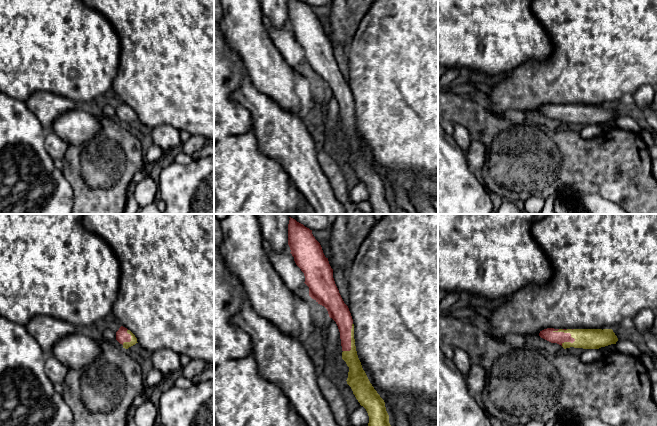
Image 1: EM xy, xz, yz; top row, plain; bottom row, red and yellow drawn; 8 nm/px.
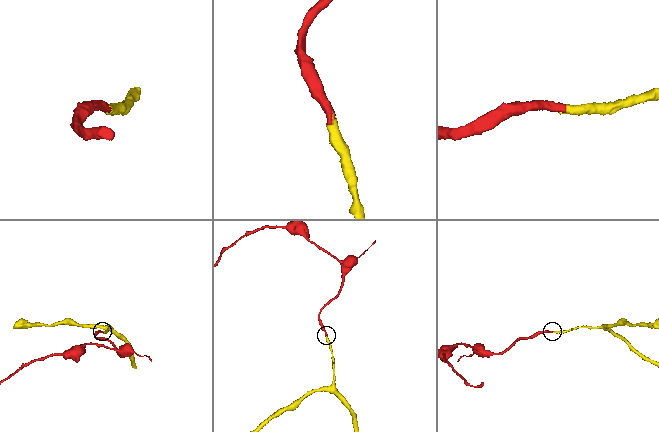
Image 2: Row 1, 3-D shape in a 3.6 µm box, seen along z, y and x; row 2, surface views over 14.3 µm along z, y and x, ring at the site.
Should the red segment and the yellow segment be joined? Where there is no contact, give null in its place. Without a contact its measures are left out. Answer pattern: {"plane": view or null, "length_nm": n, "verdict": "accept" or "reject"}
{"plane": "yz", "length_nm": 200, "verdict": "accept"}

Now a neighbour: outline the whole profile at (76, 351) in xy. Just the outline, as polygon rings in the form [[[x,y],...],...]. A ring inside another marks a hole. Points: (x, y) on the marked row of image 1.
[[[76,332],[56,342],[51,355],[68,369],[83,370],[101,355],[101,347],[97,340]]]

